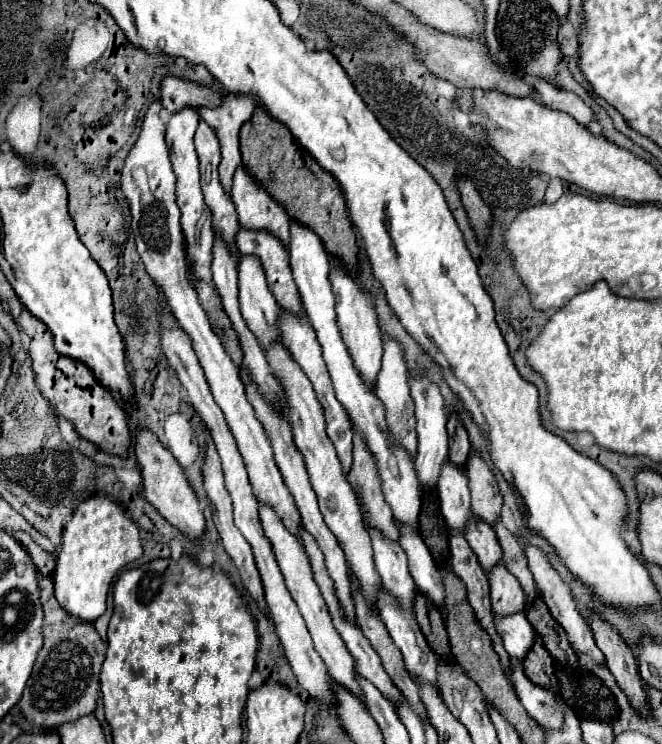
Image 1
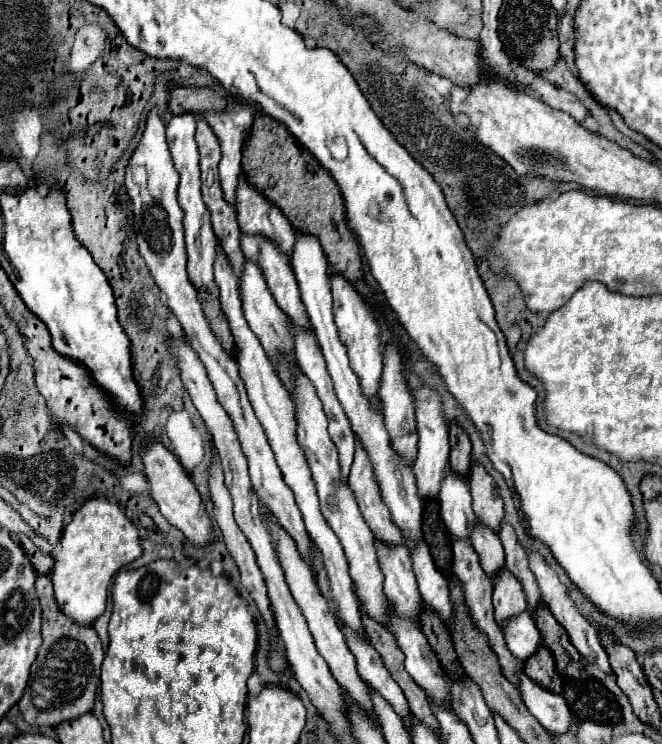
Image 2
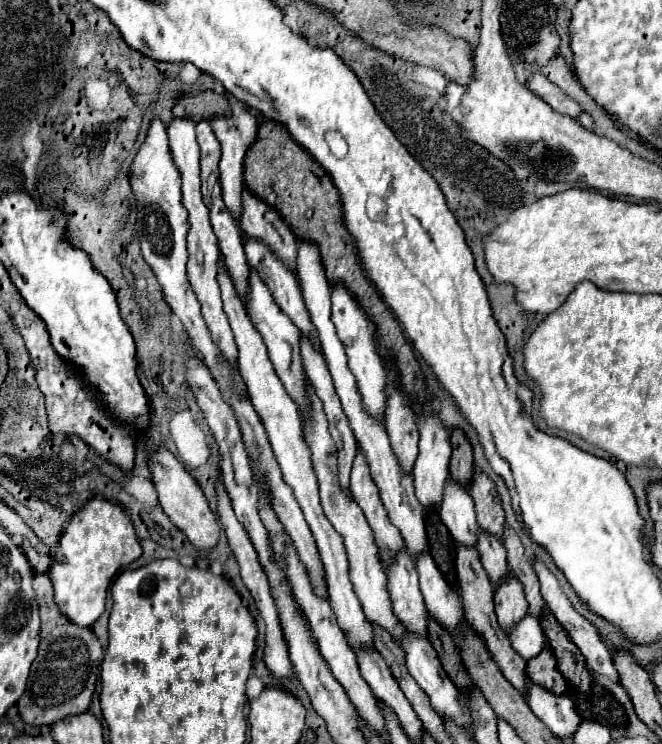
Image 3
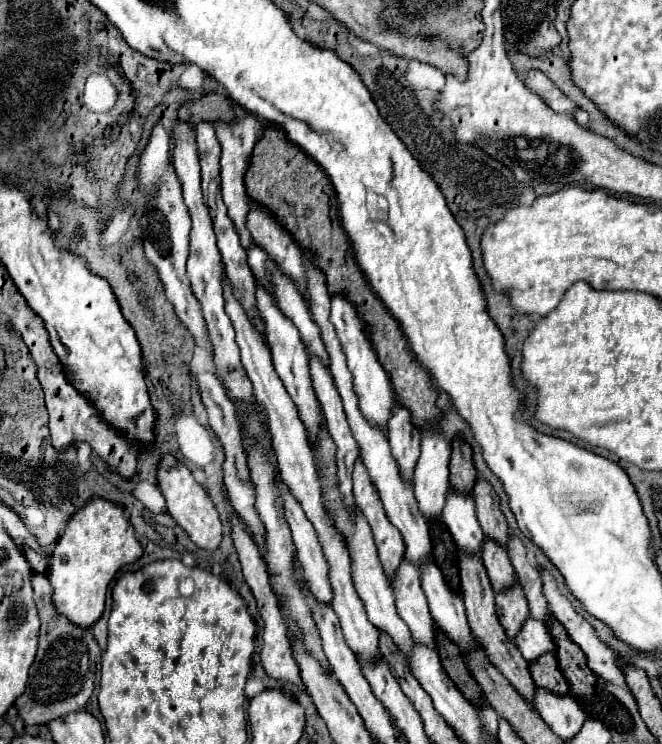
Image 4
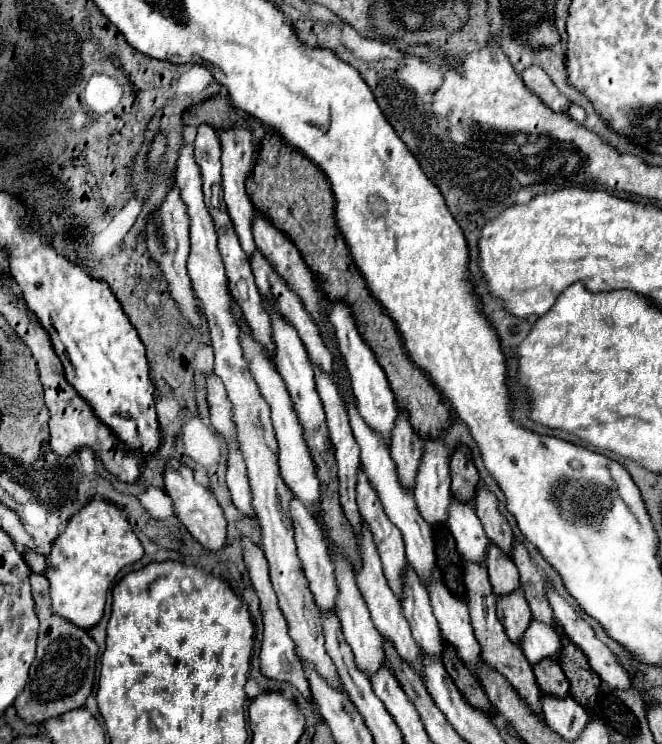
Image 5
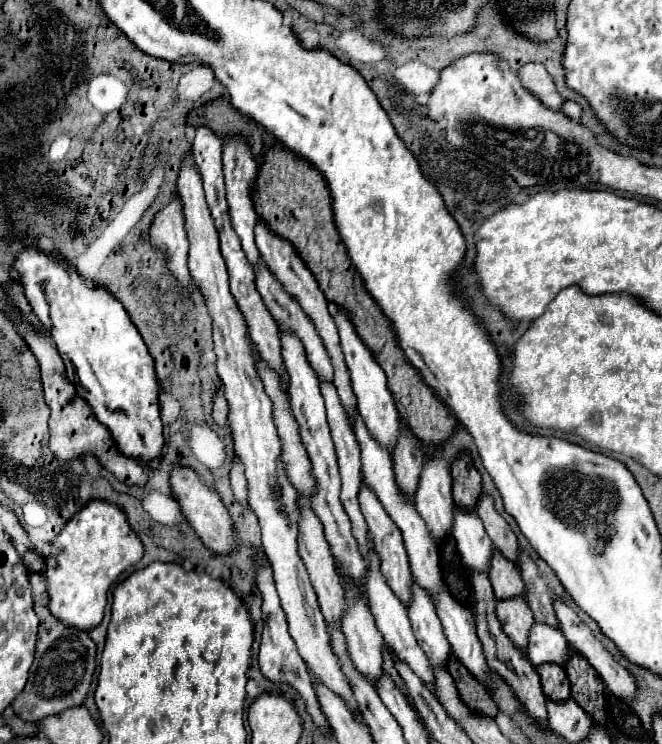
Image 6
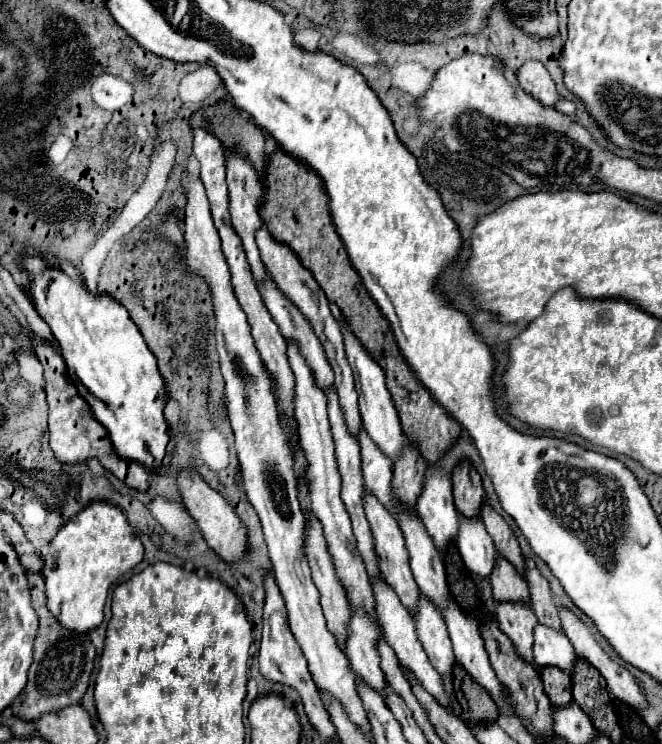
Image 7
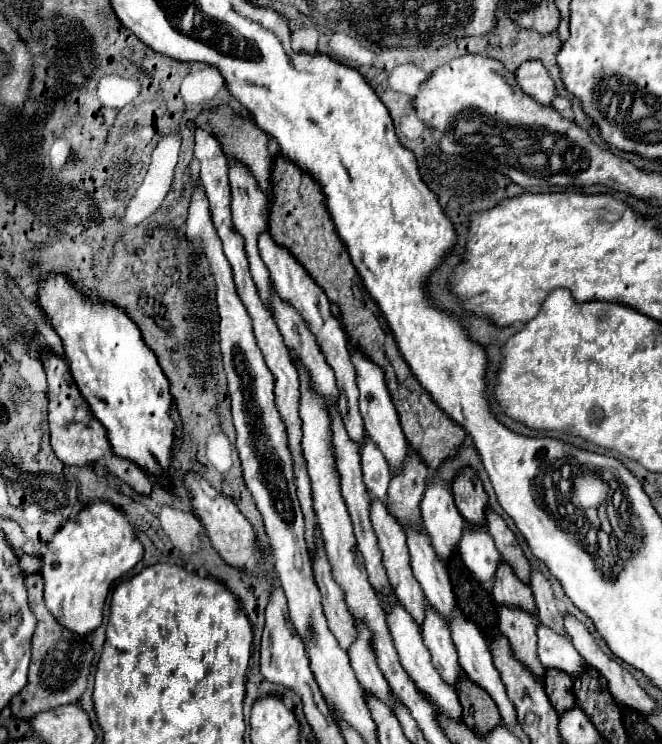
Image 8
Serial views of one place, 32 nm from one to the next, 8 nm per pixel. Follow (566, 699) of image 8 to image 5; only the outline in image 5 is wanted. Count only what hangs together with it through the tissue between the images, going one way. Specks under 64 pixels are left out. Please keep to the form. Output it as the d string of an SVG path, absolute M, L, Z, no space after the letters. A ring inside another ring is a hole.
M554 658L540 660L540 664L532 666L532 670L536 672L536 682L540 684L540 690L544 690L544 694L558 696L558 698L568 696L570 684L568 684L560 664Z

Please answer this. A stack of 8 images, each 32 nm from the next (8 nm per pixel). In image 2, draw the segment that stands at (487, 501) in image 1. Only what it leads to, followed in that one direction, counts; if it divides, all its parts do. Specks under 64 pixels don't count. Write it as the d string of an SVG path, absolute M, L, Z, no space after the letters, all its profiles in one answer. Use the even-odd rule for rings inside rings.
M472 460L472 476L468 476L468 484L472 492L472 508L474 508L478 522L498 532L502 516L504 516L502 498L498 494L494 478L476 460Z

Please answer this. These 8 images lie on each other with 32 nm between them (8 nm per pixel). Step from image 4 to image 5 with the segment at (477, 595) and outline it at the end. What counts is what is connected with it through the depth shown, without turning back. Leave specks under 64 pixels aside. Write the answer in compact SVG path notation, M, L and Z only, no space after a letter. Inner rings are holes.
M464 562L464 588L466 588L466 604L468 604L468 612L470 612L470 622L474 628L474 636L482 646L482 656L484 660L496 668L502 676L506 676L506 680L512 684L512 688L520 694L520 698L540 716L540 688L536 684L536 678L532 674L532 666L528 664L528 660L524 658L522 650L512 644L496 616L496 594L492 592L490 580L488 580L488 572L482 564L468 564Z

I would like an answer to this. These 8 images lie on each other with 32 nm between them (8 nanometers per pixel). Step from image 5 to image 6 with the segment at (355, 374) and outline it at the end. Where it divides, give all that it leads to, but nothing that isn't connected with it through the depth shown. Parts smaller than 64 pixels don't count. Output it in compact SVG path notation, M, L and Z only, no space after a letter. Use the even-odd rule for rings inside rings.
M338 308L338 312L332 316L334 324L338 326L338 336L340 336L340 346L348 364L348 370L352 372L352 390L356 392L356 400L358 400L358 414L364 418L368 430L372 436L376 436L376 440L388 450L392 452L392 446L396 444L396 436L398 436L398 426L400 426L400 414L396 410L394 404L394 396L388 390L386 384L386 376L384 370L380 368L380 364L376 364L376 360L372 360L372 352L368 352L366 344L360 340L350 316L346 316L344 308Z

